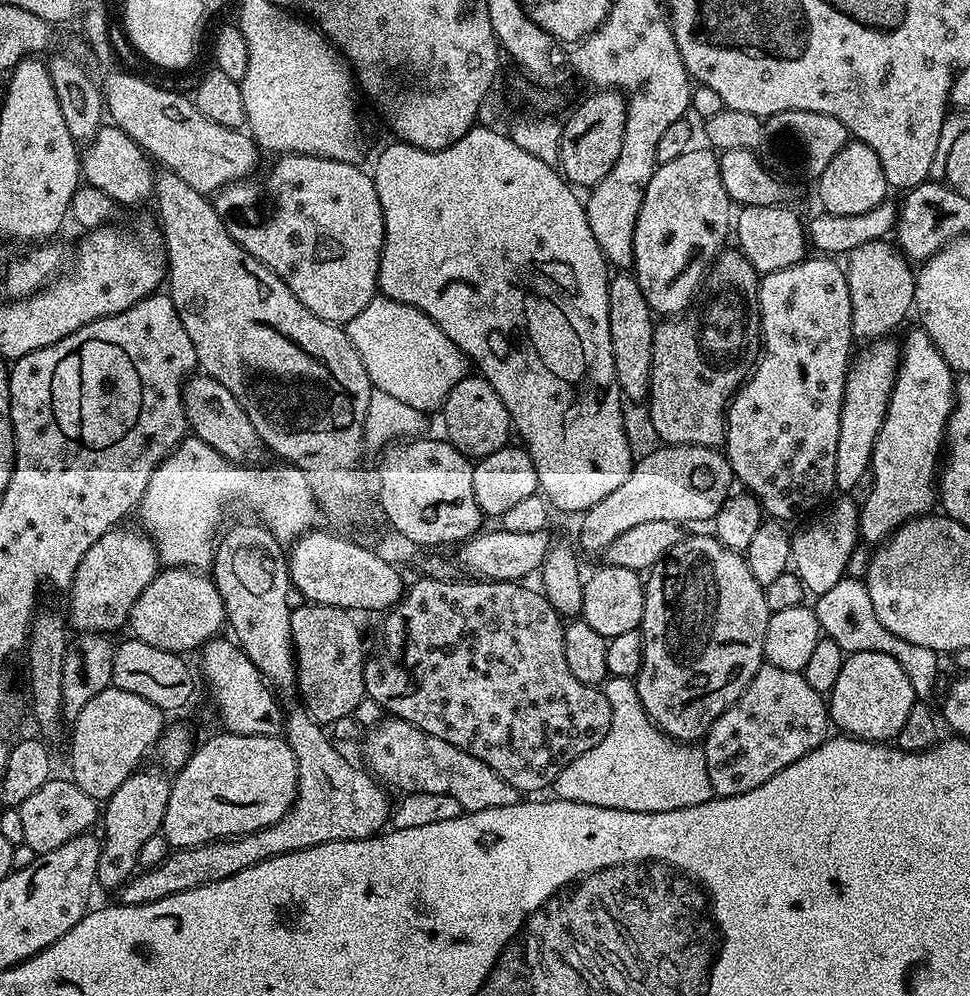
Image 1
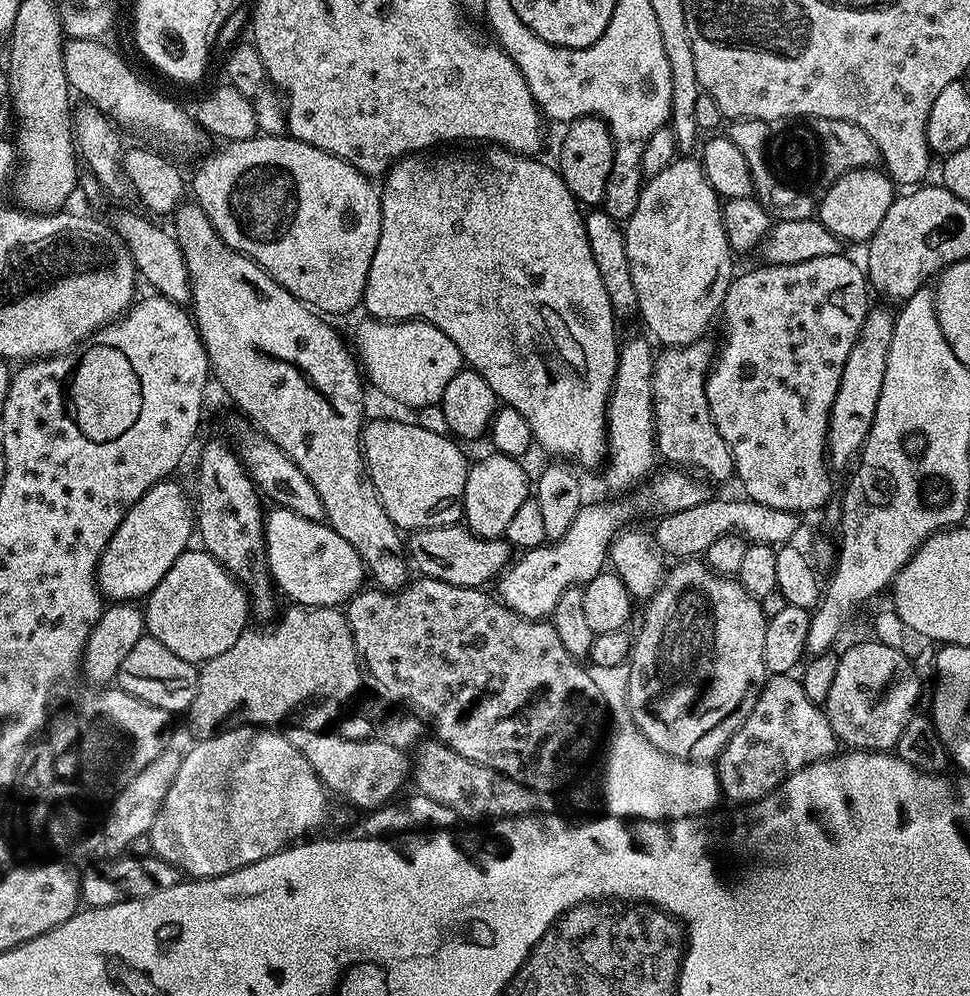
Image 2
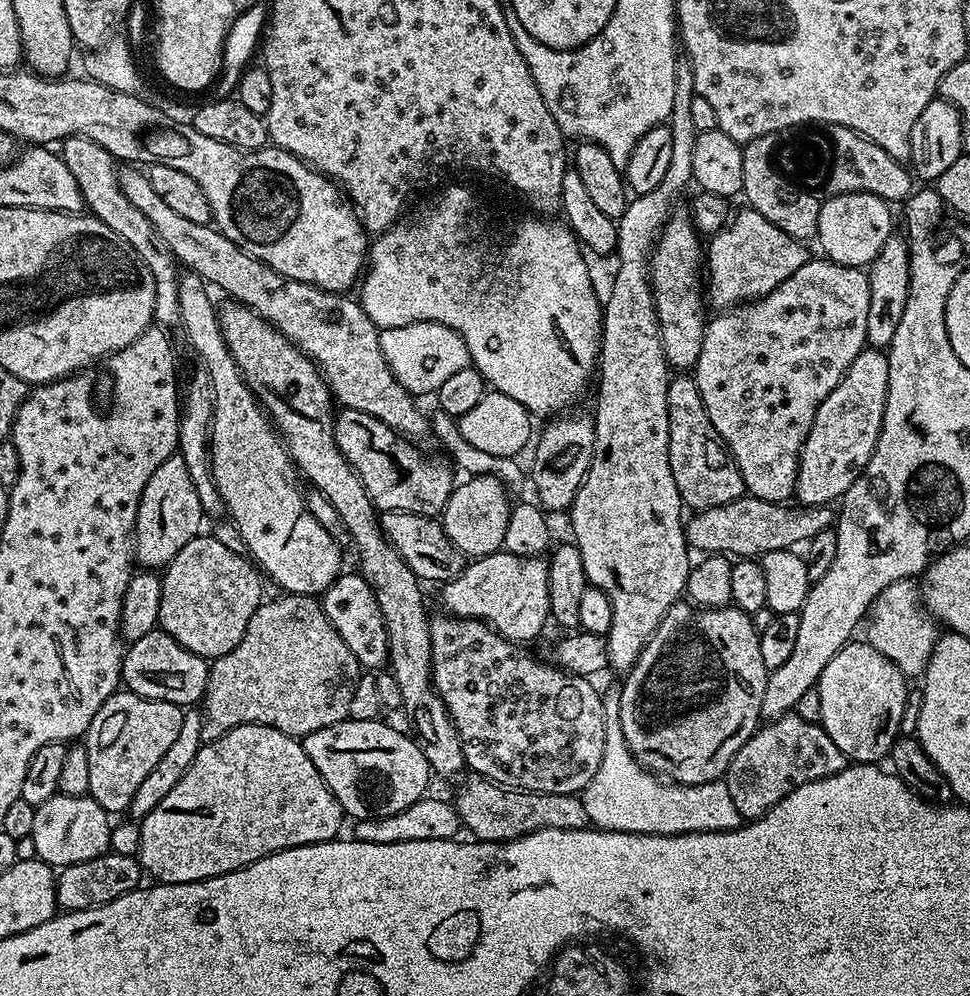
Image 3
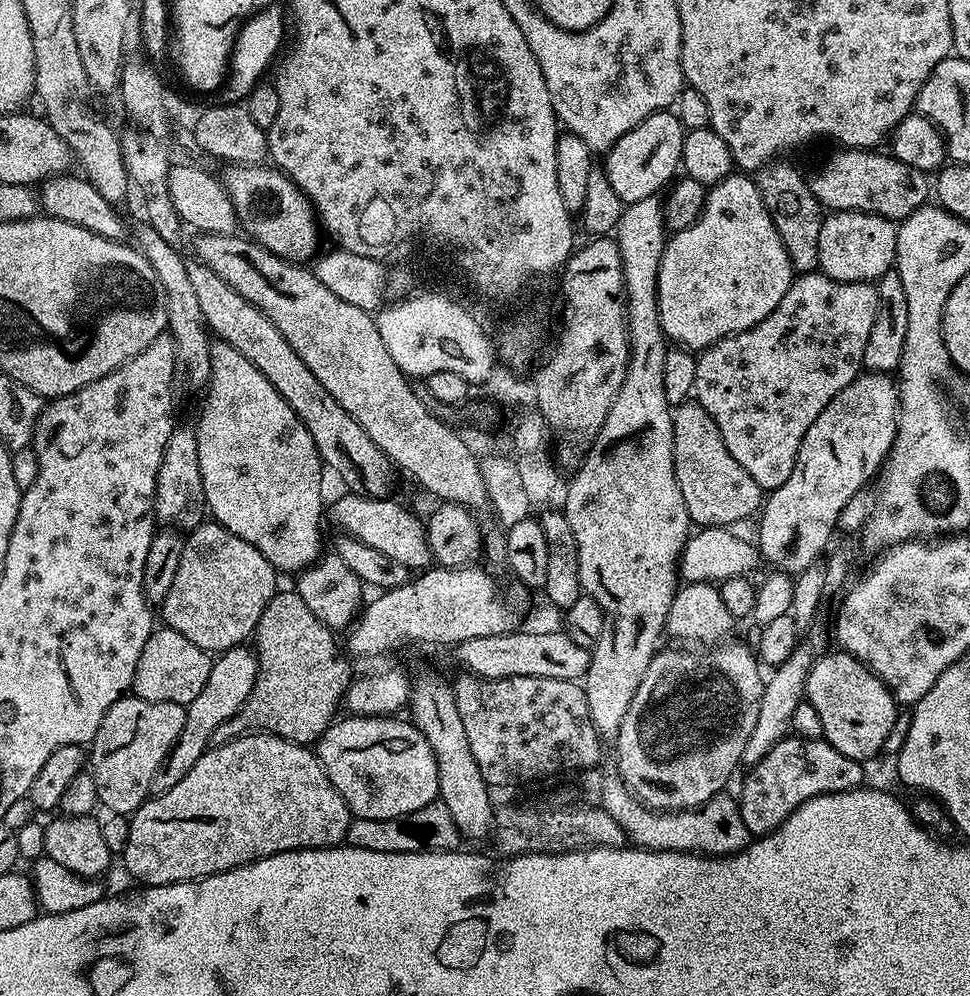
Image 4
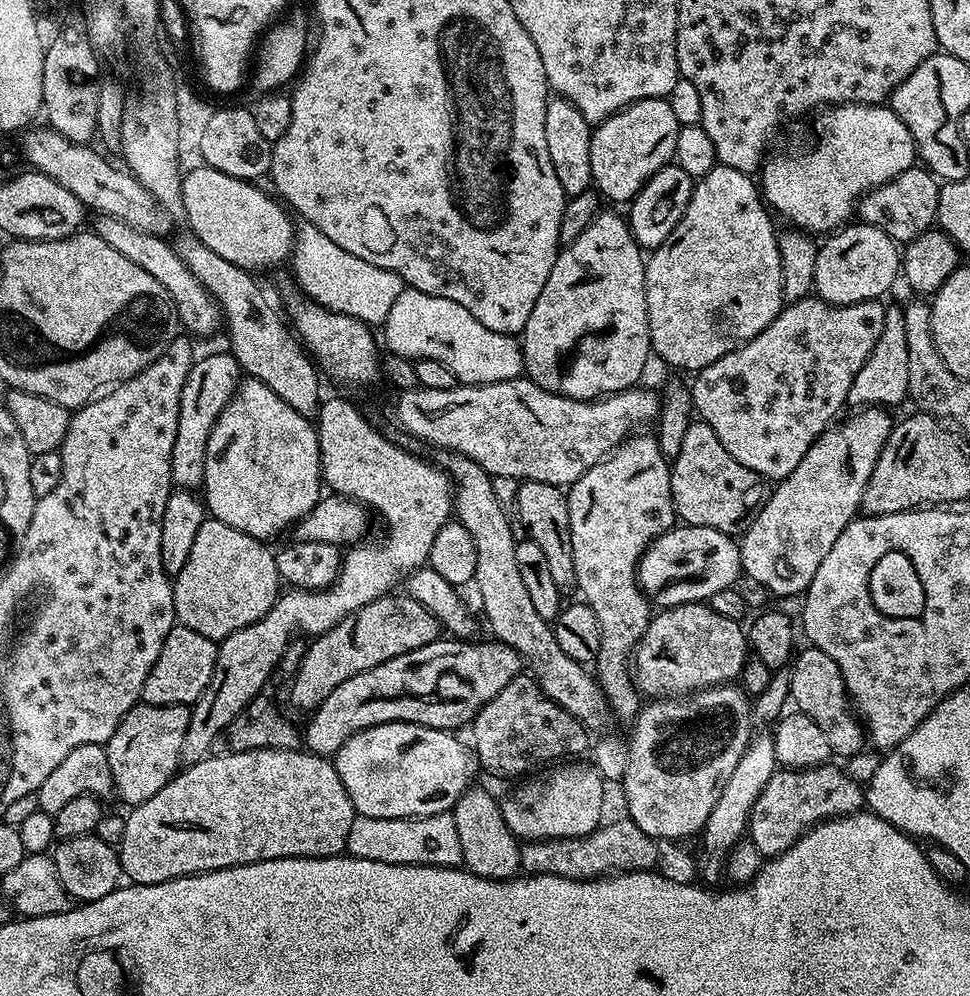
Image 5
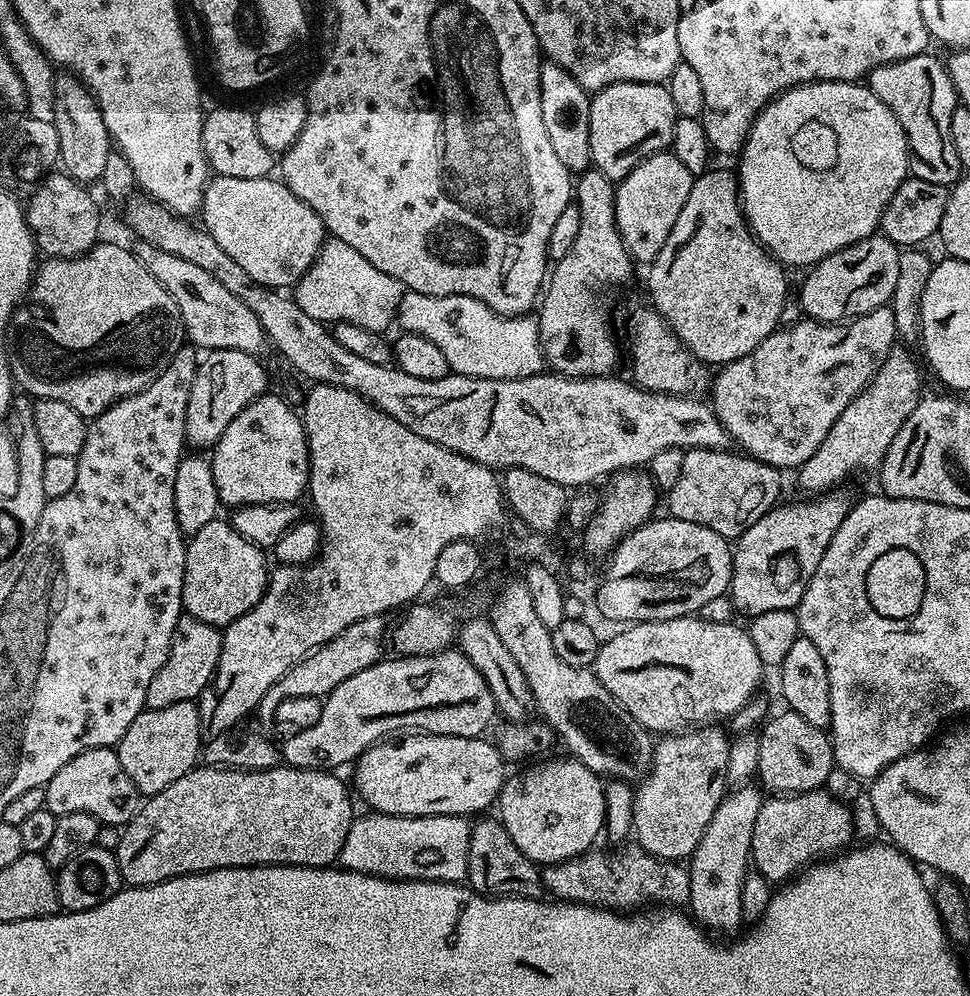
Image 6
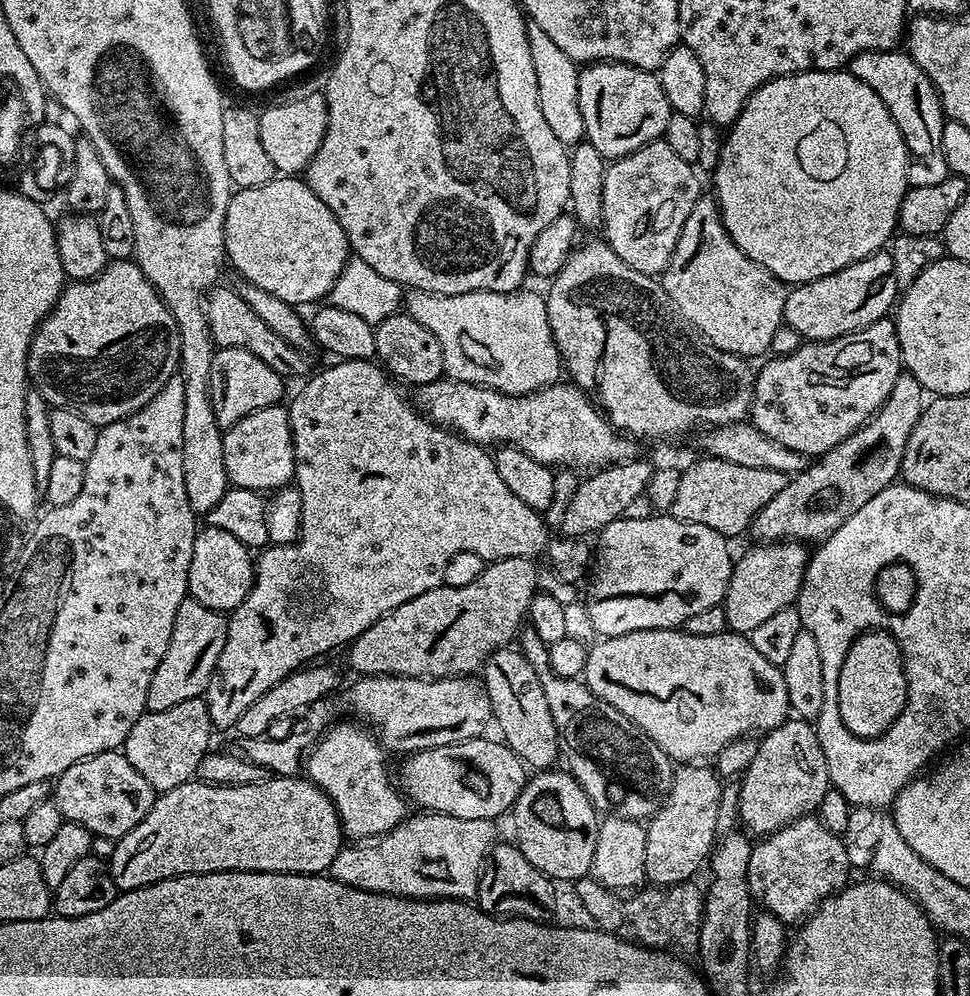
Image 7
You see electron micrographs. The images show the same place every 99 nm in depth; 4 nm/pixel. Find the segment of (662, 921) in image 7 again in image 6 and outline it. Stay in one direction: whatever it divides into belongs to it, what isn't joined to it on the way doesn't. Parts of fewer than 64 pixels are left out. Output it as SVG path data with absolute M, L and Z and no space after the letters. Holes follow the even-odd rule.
M639 846L621 847L616 852L596 852L589 850L580 856L562 861L560 864L550 864L543 869L542 879L545 889L553 892L555 899L570 904L592 904L596 908L613 910L636 910L639 904L644 906L684 906L690 898L690 878L687 867L683 863L671 860L659 860L654 854Z

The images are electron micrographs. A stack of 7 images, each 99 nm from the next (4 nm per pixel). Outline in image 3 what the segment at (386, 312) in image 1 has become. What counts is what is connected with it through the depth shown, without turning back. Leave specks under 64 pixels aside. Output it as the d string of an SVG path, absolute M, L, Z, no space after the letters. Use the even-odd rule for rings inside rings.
M432 320L385 328L380 334L380 345L396 381L413 394L439 392L442 382L446 382L450 374L458 374L458 370L467 368L470 364L466 342L460 335Z

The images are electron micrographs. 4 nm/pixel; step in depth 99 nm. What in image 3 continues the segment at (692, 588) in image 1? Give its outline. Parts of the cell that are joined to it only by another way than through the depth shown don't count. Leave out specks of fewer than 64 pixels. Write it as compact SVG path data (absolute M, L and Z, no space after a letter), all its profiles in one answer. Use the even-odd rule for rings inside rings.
M691 602L672 604L634 667L623 677L624 684L619 685L620 721L629 750L645 768L666 774L674 784L705 784L721 779L734 754L742 750L761 723L760 707L769 671L762 662L760 634L749 613L735 606L702 608Z

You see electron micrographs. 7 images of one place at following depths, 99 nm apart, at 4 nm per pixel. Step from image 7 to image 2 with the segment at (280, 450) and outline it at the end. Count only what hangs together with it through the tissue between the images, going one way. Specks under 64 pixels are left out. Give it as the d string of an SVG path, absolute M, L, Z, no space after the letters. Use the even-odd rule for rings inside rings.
M116 212L110 219L110 227L118 238L132 251L132 260L141 277L148 279L149 289L165 296L170 302L187 305L192 298L192 288L188 284L188 271L184 255L180 250L175 235L156 224L151 224L144 216L136 212ZM272 508L264 521L264 556L273 585L289 596L292 604L340 608L366 584L366 569L358 550L327 523L302 518L294 510Z

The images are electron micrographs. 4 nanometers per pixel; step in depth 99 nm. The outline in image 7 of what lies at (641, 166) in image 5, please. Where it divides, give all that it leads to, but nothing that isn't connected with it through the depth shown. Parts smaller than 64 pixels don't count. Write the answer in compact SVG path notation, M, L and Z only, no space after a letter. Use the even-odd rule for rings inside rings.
M611 62L580 68L578 106L582 110L587 143L592 144L608 162L631 156L642 146L661 139L673 113L656 72Z

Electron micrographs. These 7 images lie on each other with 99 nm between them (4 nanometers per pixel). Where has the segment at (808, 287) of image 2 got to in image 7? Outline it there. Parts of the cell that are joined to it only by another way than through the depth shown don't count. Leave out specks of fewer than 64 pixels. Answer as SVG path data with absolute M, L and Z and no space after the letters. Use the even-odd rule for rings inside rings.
M885 318L833 340L813 340L801 345L758 368L750 423L766 438L790 446L790 450L798 450L803 456L819 458L857 432L884 405L886 398L890 398L890 390L894 390L894 382L902 374L900 343L895 319Z

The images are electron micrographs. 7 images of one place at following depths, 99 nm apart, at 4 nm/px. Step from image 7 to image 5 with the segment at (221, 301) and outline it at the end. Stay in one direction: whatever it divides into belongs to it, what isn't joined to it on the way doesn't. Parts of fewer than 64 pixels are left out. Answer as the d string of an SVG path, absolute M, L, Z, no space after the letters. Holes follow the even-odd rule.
M100 214L95 218L97 220L94 231L102 238L102 242L106 242L106 246L114 246L114 250L118 250L118 254L130 258L130 262L134 262L134 266L142 266L142 270L146 270L146 274L154 274L154 278L158 278L158 282L162 282L162 286L170 294L172 305L176 308L177 321L183 327L185 324L189 328L187 331L193 337L212 336L216 331L221 331L222 313L215 297L191 273L186 263L177 254L175 247L171 243L167 244L169 241L165 237L155 236L144 230L134 230L134 226L130 226L130 222L122 222L114 216Z

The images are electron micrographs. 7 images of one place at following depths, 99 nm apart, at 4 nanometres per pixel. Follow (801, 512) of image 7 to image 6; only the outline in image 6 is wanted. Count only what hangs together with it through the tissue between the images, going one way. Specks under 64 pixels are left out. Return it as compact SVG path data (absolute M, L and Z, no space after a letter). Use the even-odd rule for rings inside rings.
M904 346L890 350L890 354L878 366L864 391L858 393L842 410L838 422L830 426L830 434L822 438L822 446L798 469L800 488L804 494L823 494L839 489L843 480L856 476L859 472L879 469L887 448L894 441L898 430L906 418L910 417L922 399L920 392L920 368L916 360Z

